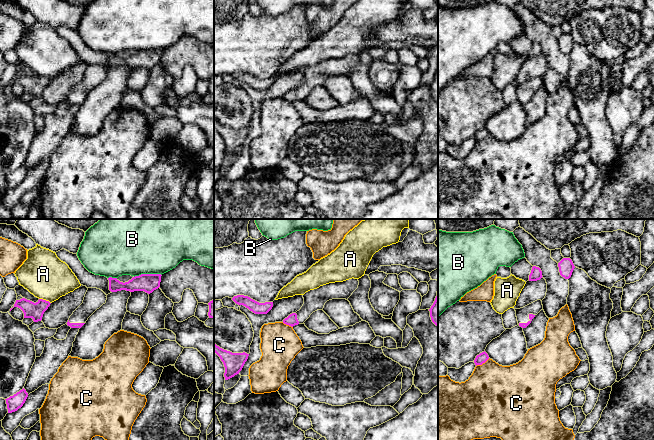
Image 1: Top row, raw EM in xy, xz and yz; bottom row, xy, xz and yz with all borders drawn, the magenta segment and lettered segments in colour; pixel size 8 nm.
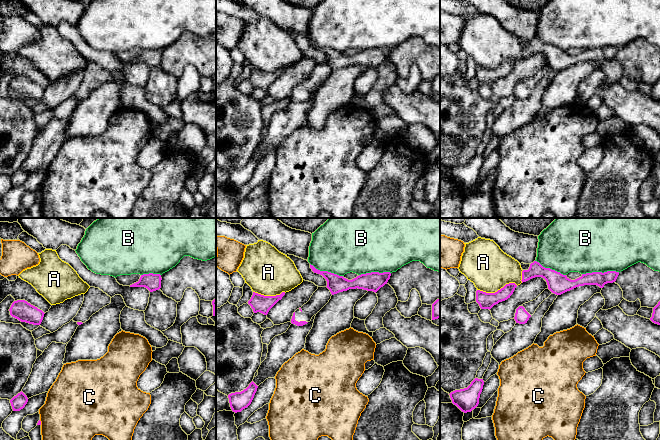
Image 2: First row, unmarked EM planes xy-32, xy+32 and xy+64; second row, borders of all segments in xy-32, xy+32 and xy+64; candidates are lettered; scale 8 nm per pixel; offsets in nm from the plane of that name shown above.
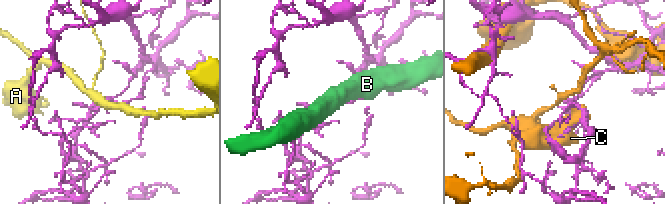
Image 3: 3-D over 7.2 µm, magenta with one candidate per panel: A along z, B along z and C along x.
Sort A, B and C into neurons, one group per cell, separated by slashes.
A / B / C

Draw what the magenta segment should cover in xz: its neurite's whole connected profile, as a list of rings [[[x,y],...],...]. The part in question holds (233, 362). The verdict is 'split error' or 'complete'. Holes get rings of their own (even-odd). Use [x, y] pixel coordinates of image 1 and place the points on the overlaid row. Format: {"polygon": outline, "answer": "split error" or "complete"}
{"polygon": [[[214,343],[214,352],[220,357],[225,367],[224,377],[228,380],[235,375],[239,374],[242,370],[245,362],[248,359],[249,354],[243,353],[232,353],[224,350]]], "answer": "complete"}

